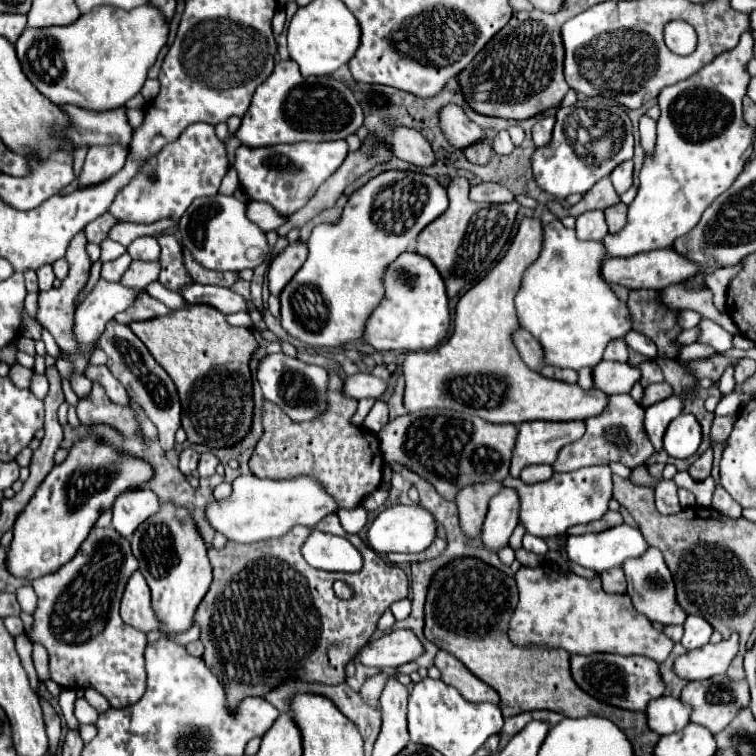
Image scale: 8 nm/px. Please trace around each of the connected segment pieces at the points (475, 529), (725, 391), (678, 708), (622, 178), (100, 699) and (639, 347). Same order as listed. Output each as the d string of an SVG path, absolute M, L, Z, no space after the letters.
M475 483L471 487L463 487L459 497L455 499L459 507L459 525L461 531L473 539L481 533L483 519L487 515L487 505L493 495L497 495L505 485L503 483Z
M730 365L724 371L721 379L717 383L717 387L719 388L722 395L728 395L734 391L735 385L734 365Z
M659 697L647 705L645 713L651 731L655 731L657 735L671 735L681 731L689 723L691 707L681 703L681 699Z
M627 161L615 167L615 171L611 173L611 181L617 195L623 195L633 185L633 161Z
M85 689L85 699L87 699L87 703L91 705L91 707L95 707L99 713L103 713L103 711L107 711L109 709L109 701L101 695L101 693L97 693L95 689Z
M629 331L629 333L625 335L625 341L627 341L627 345L629 345L631 349L635 349L637 353L641 353L641 355L645 355L645 357L649 357L649 359L653 359L653 357L657 355L657 345L655 345L649 337L645 337L643 333Z

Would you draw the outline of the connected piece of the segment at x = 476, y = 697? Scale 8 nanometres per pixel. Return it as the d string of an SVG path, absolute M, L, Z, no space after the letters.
M439 651L435 657L435 667L441 671L441 679L453 685L471 703L495 703L499 705L499 695L479 677L475 677L457 657L447 651Z

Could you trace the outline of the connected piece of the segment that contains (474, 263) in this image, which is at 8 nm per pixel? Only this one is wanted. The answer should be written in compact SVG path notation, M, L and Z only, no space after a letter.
M455 177L449 183L447 193L449 209L417 235L417 253L433 261L445 281L447 295L455 297L459 291L463 291L463 287L479 283L495 267L503 247L511 237L521 205L517 201L489 207L475 203L469 199L469 181L465 177Z

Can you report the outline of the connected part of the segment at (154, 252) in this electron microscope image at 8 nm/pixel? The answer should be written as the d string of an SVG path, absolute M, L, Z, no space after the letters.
M143 235L143 237L137 237L129 247L127 247L127 253L133 257L133 259L139 259L139 261L157 261L159 259L159 243L157 243L157 237L153 235Z

